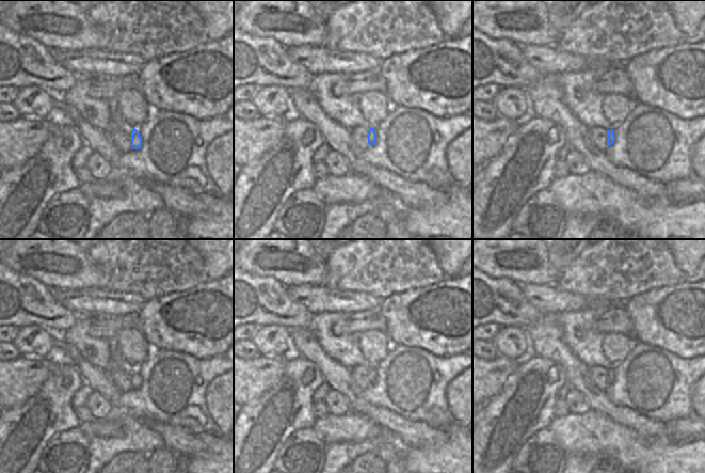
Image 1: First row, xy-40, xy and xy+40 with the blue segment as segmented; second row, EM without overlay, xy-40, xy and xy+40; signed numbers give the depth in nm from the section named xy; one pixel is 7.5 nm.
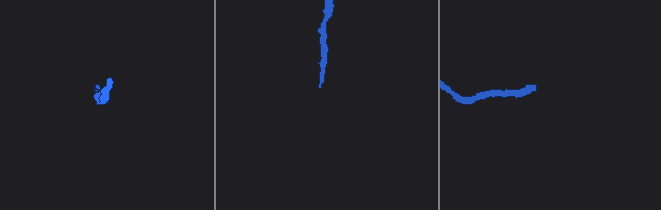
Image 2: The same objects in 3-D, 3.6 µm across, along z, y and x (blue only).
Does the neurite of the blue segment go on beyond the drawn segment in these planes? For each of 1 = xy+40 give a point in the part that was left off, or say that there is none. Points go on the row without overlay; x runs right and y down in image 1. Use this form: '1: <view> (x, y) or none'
1: none

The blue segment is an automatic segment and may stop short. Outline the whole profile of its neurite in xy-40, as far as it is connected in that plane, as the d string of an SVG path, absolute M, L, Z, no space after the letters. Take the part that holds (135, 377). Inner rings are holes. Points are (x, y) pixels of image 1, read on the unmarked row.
M135 367L131 370L131 385L133 389L139 389L142 385L142 377Z

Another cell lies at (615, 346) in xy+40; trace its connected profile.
M610 331L603 336L603 353L612 365L621 363L630 349L630 337Z

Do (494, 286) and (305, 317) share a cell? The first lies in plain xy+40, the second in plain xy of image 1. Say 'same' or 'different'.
same

